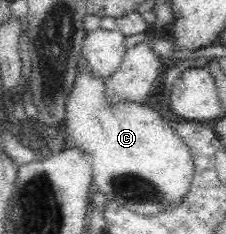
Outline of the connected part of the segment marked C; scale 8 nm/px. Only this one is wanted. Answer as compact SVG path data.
M88 65L85 67L86 69L77 68L67 96L65 128L68 145L81 148L89 156L94 187L106 198L118 201L140 215L154 215L166 203L177 203L190 186L194 163L189 146L184 144L167 123L168 119L174 119L173 116L158 113L142 103L111 104L106 98L106 81L92 72Z

